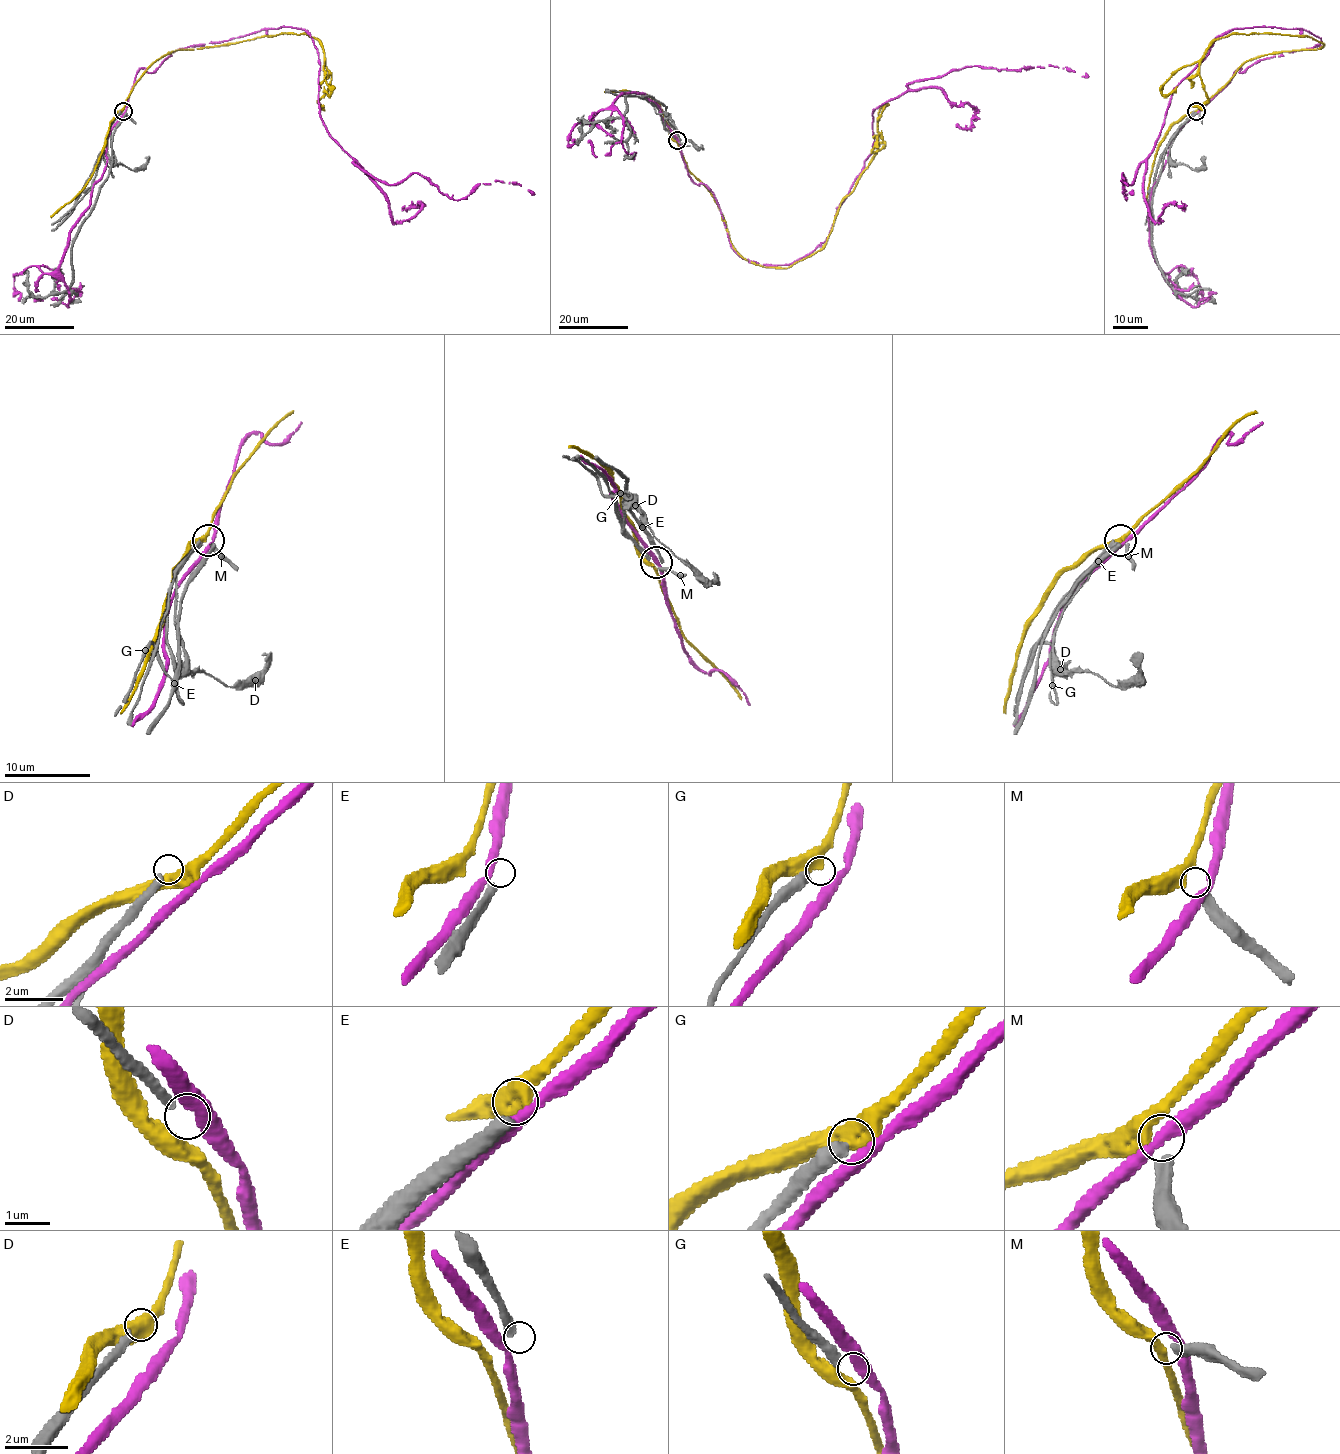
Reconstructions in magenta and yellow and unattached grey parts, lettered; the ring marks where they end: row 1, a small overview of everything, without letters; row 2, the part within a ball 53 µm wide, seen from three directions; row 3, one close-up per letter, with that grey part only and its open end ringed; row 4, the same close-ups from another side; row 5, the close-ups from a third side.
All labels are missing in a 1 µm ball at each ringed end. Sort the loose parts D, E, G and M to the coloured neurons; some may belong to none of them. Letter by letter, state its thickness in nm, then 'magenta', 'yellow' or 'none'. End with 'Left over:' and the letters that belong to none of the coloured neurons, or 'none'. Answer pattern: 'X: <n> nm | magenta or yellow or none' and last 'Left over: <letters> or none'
D: 240 nm | none
E: 320 nm | none
G: 380 nm | none
M: 320 nm | yellow
Left over: D, E, G

